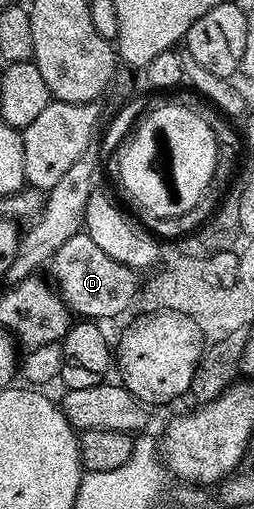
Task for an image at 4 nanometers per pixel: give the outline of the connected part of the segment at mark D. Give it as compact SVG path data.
M85 234L68 238L68 242L64 242L64 246L60 246L58 253L50 260L48 272L51 272L58 279L56 291L62 297L66 307L70 309L71 313L77 314L82 318L102 318L98 316L120 315L125 308L129 309L131 307L132 297L140 284L140 280L138 281L134 277L137 276L135 269L108 258L104 254L104 250L100 250L100 246L96 246L96 242L92 242L92 238Z

